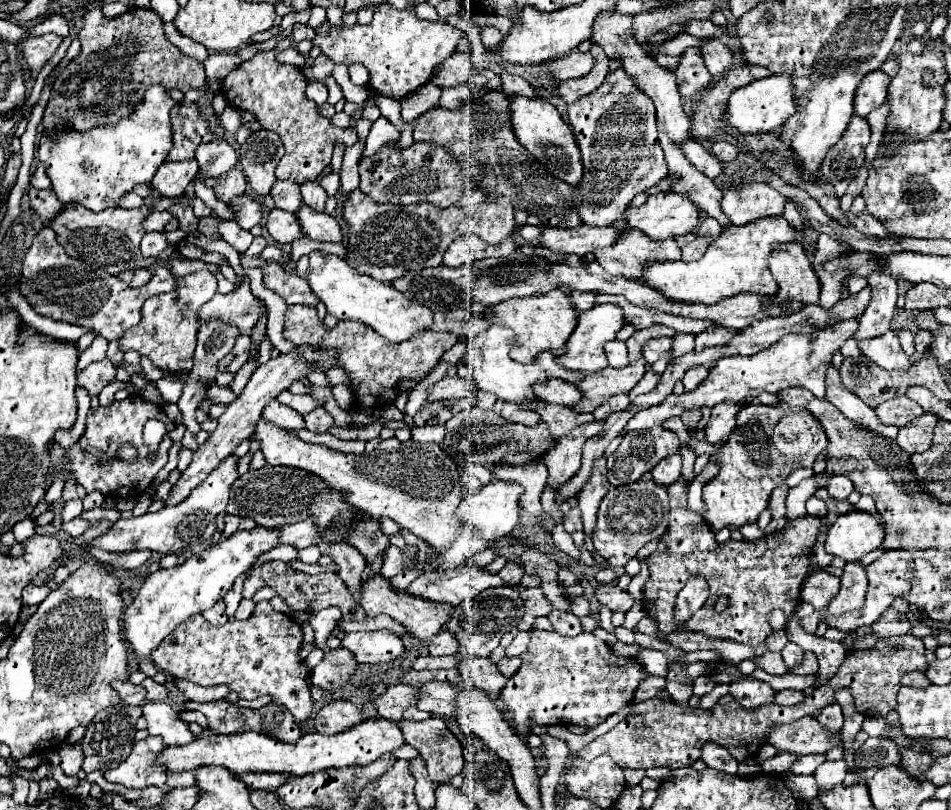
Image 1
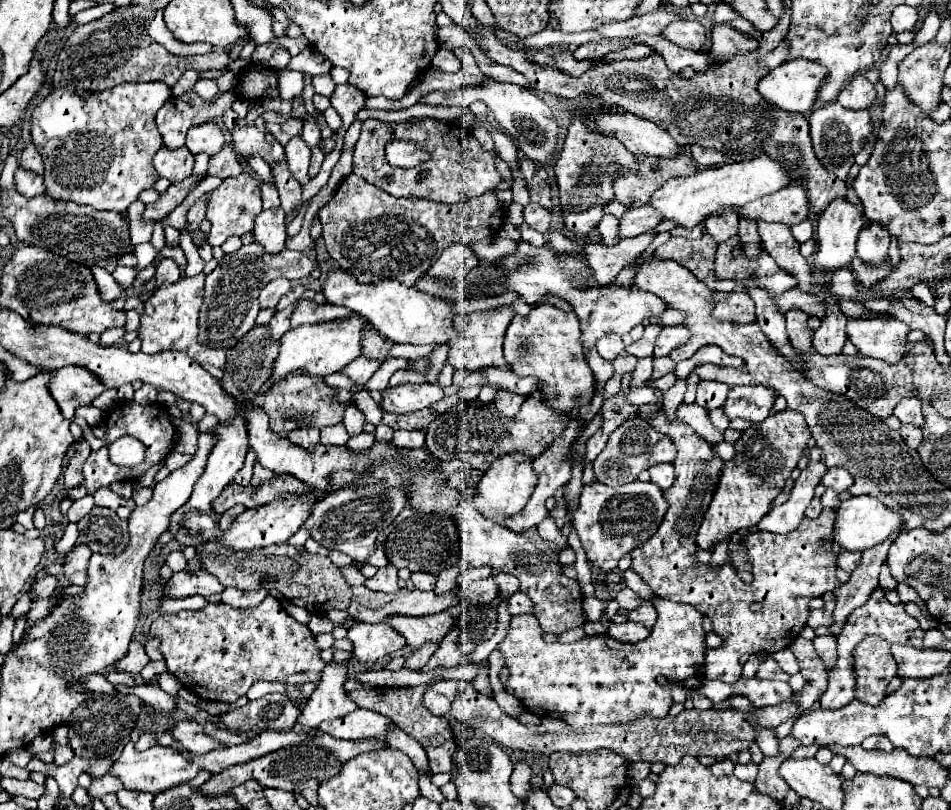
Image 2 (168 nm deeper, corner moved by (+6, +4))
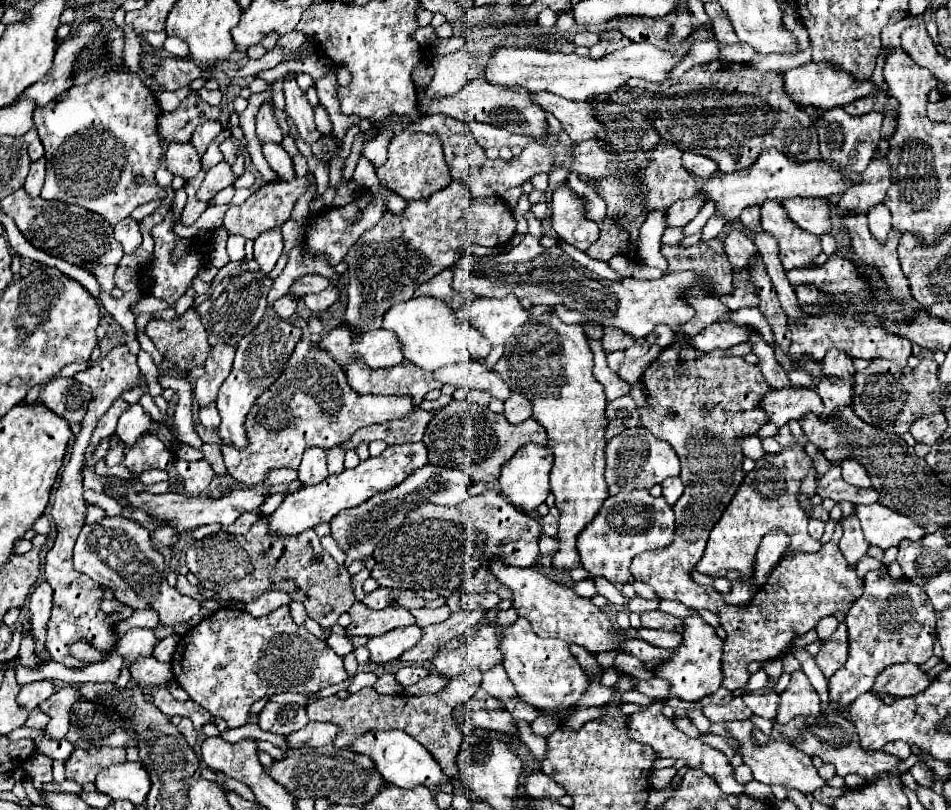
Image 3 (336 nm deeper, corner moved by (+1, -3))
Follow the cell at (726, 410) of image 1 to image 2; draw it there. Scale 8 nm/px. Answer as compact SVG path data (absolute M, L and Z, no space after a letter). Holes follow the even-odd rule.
M734 385L728 391L728 399L722 405L722 411L730 421L740 417L746 421L760 423L768 417L774 399L776 399L776 391L772 391L768 387L762 387L762 385L738 387L738 385Z

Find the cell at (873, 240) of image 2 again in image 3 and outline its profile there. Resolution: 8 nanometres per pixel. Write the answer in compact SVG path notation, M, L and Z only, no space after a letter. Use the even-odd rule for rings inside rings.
M883 204L873 206L867 212L869 218L869 230L877 240L885 240L887 232L891 230L891 216L889 216L889 208L885 208Z

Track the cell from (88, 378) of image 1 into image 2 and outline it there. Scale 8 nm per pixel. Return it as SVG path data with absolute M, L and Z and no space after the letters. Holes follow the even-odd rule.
M68 365L56 371L56 377L50 381L50 393L56 399L64 417L72 419L74 411L80 405L90 405L104 387L100 381L88 373L88 369L80 369L78 365Z

